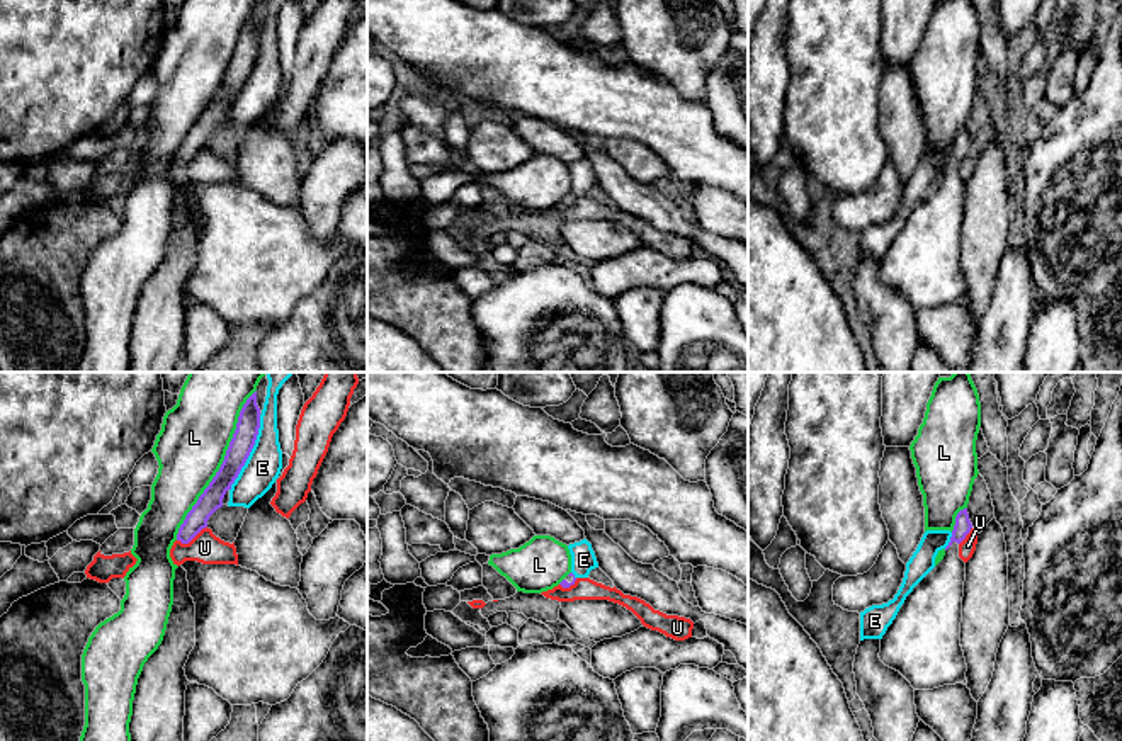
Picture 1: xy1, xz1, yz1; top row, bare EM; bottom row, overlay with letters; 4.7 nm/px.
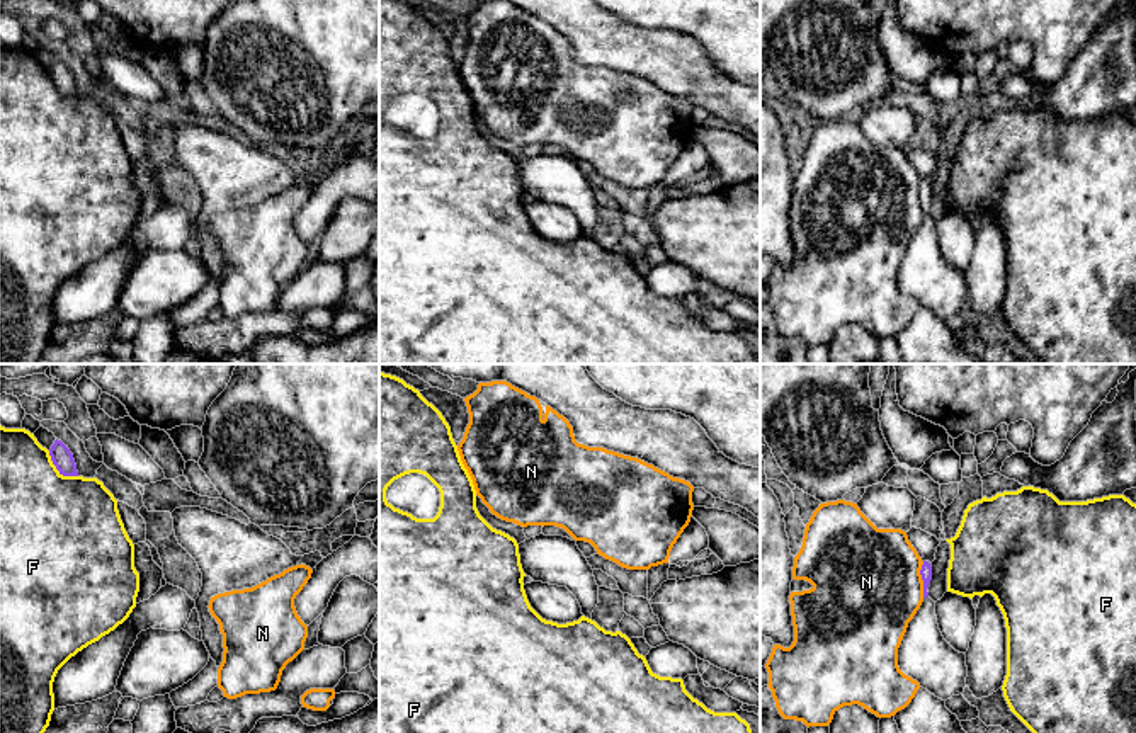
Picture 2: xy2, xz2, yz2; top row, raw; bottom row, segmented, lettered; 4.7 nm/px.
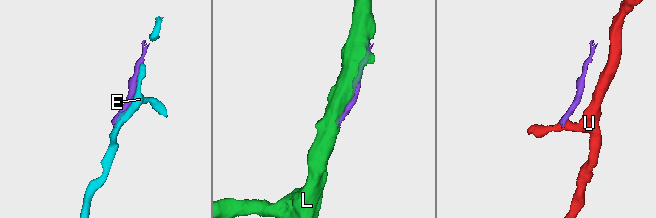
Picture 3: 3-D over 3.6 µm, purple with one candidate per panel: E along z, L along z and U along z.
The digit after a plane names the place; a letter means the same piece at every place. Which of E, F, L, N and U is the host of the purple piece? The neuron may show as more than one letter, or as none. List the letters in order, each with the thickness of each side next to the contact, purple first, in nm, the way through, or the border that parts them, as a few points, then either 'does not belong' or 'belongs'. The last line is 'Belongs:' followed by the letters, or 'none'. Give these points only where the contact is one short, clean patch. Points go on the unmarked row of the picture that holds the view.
E: calibres 110 and 170 nm; does not belong
F: calibres 100 and 460 nm; does not belong
L: calibres 110 and 320 nm; does not belong
N: calibres 60 and 480 nm; border yz2 (924, 181), (920, 189), (922, 216); does not belong
U: calibres 100 and 150 nm; border xy1 (206, 145), (187, 162), (177, 160); does not belong
Belongs: none

